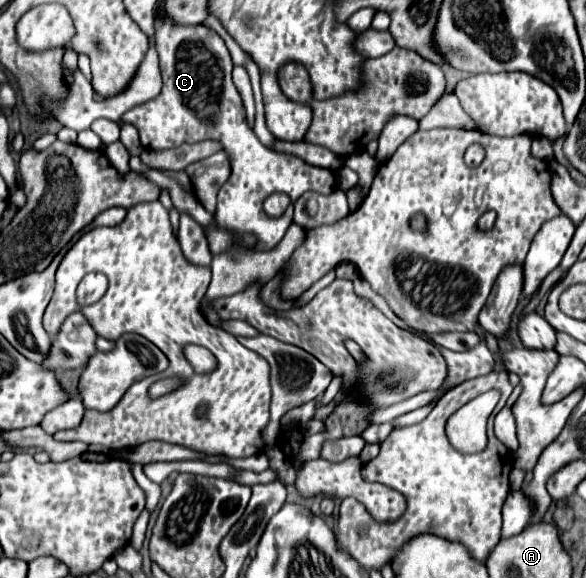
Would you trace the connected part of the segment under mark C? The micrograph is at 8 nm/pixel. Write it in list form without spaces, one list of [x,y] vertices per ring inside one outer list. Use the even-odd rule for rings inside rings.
[[[161,17],[155,21],[153,39],[157,45],[161,65],[163,80],[161,93],[153,101],[145,101],[145,105],[129,109],[121,121],[131,123],[139,131],[141,145],[145,149],[159,151],[205,139],[219,141],[223,149],[229,153],[233,175],[225,181],[225,185],[219,191],[217,209],[213,213],[215,223],[205,227],[209,249],[213,255],[225,253],[239,241],[237,235],[243,233],[253,233],[257,237],[257,243],[253,247],[239,243],[241,249],[251,251],[273,249],[283,239],[287,227],[293,221],[293,205],[289,205],[281,217],[269,217],[263,211],[263,201],[271,193],[287,193],[291,201],[295,201],[309,189],[321,195],[329,195],[337,187],[335,175],[329,169],[307,165],[303,159],[295,155],[277,153],[255,141],[255,133],[247,127],[245,121],[241,95],[237,93],[233,81],[229,81],[231,71],[215,71],[234,67],[231,55],[217,33],[213,33],[203,24],[175,25],[172,21],[165,21]]]

